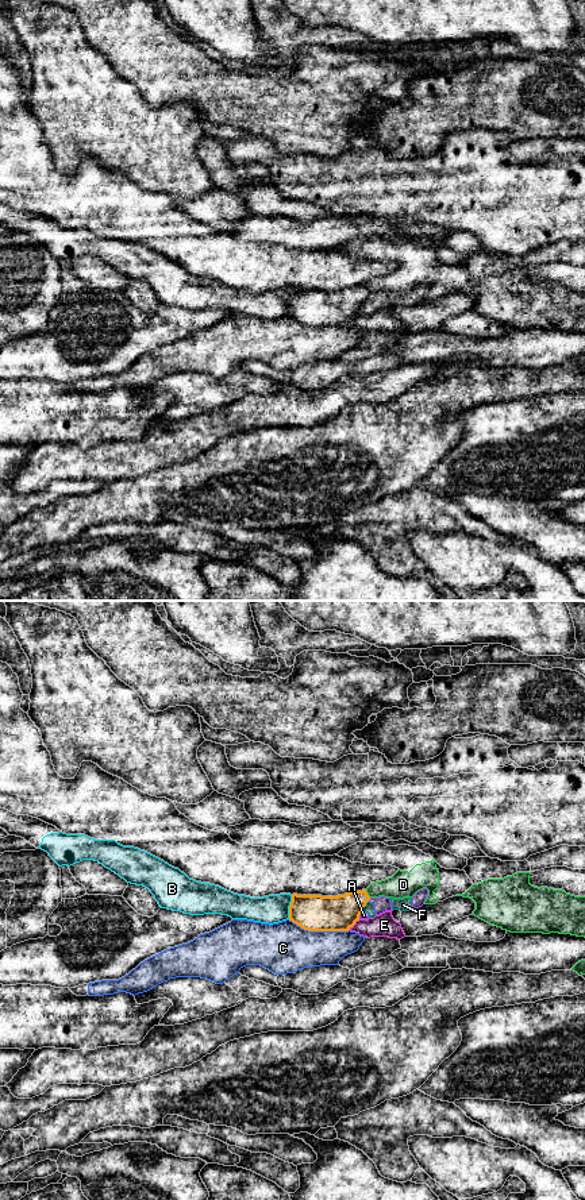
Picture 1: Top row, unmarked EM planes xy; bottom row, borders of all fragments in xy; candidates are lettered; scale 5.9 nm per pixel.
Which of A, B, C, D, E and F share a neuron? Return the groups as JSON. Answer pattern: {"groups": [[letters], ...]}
{"groups": [["A", "F"], ["B"], ["C"], ["D"], ["E"]]}

